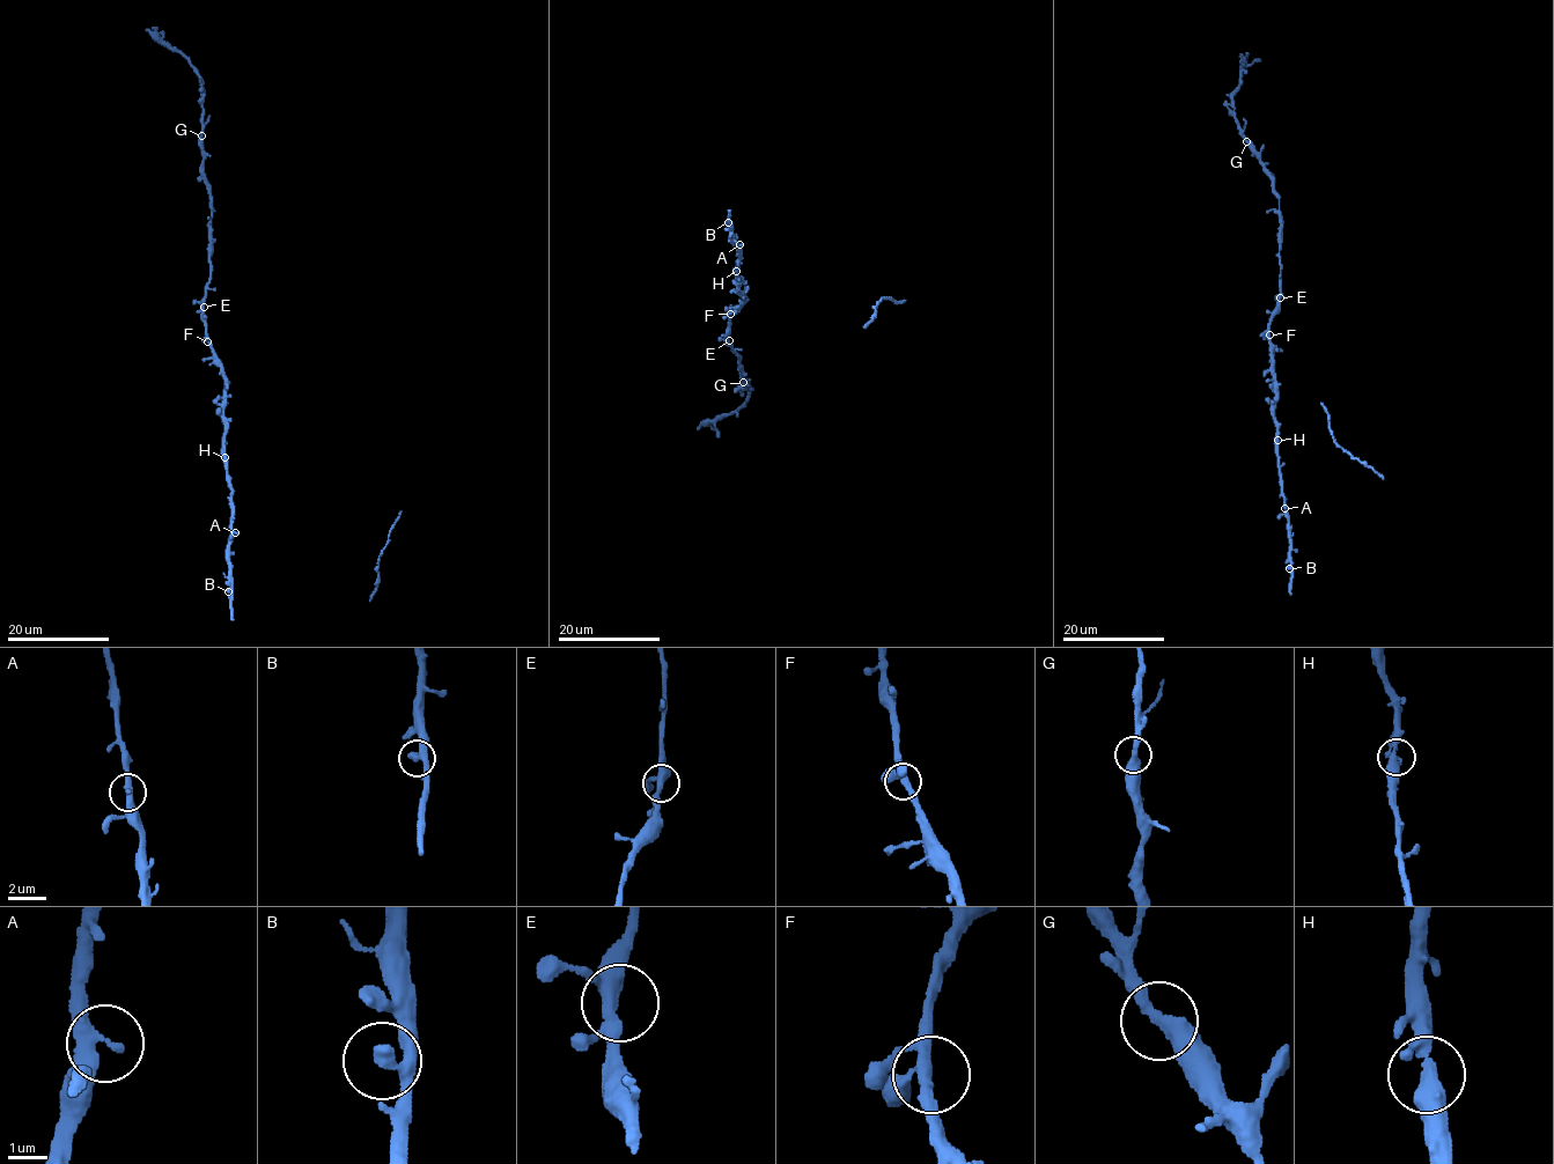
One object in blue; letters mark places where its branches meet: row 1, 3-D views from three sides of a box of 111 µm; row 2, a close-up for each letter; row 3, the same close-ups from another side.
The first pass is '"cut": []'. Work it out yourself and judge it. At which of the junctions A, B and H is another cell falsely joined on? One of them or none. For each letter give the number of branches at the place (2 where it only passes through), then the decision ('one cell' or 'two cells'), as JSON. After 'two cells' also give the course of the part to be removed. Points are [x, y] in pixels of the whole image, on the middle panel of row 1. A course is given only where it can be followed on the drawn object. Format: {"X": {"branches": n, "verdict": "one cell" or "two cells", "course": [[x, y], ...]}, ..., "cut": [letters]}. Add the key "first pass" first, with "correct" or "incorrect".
{"first pass": "correct", "A": {"branches": 2, "verdict": "one cell"}, "B": {"branches": 2, "verdict": "one cell"}, "H": {"branches": 3, "verdict": "one cell"}, "cut": []}

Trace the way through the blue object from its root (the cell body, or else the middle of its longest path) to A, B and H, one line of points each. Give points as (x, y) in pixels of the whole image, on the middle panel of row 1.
A: (738, 310), (743, 302), (735, 267), (741, 258), (739, 244)
B: (738, 310), (743, 302), (735, 267), (741, 258), (728, 222)
H: (738, 310), (743, 302), (737, 271)

